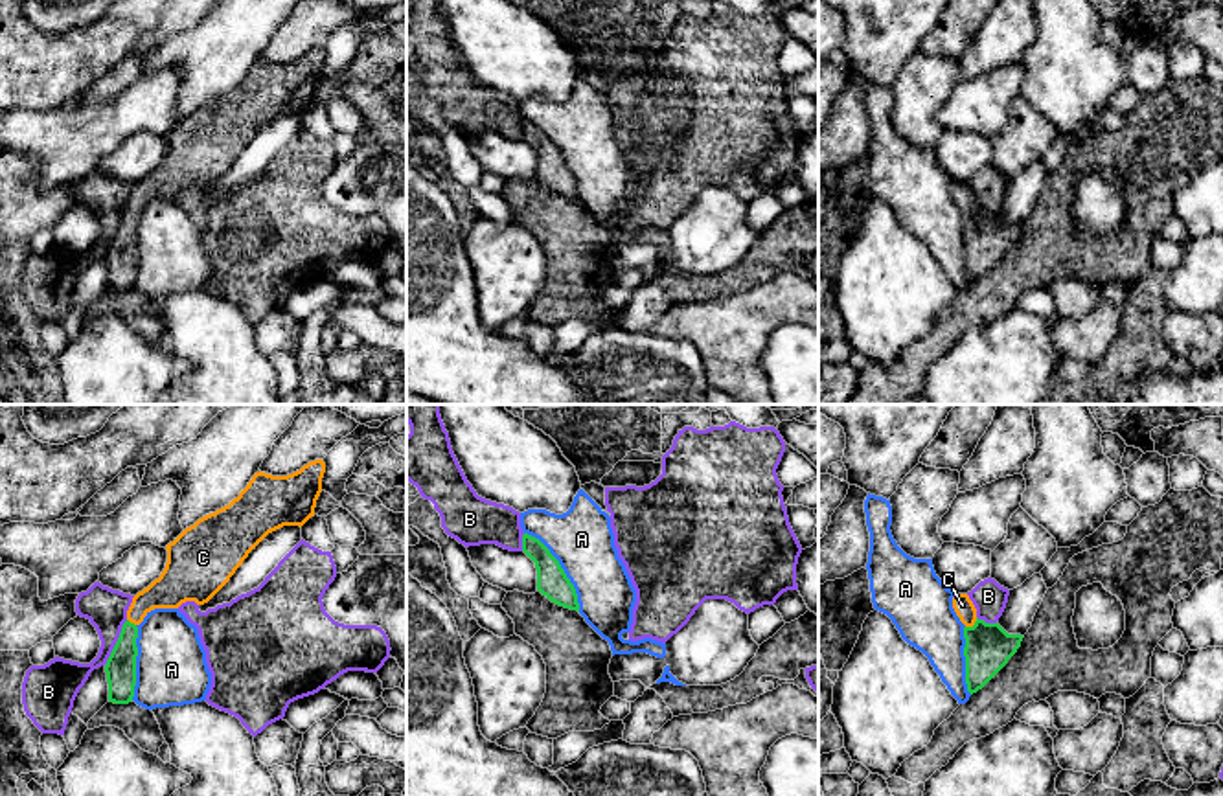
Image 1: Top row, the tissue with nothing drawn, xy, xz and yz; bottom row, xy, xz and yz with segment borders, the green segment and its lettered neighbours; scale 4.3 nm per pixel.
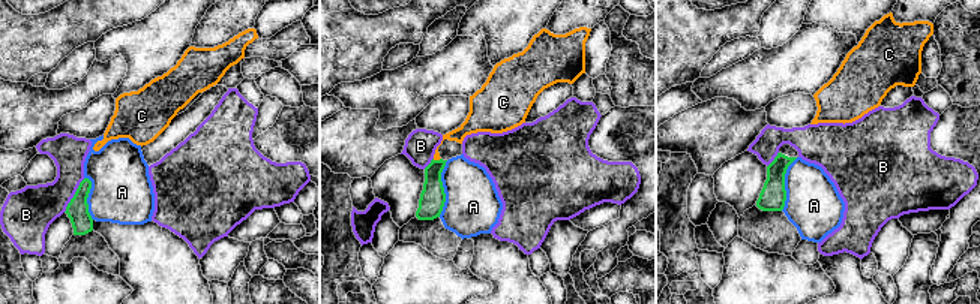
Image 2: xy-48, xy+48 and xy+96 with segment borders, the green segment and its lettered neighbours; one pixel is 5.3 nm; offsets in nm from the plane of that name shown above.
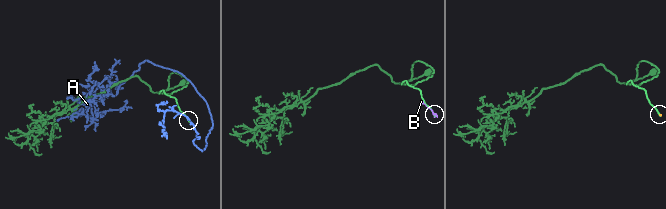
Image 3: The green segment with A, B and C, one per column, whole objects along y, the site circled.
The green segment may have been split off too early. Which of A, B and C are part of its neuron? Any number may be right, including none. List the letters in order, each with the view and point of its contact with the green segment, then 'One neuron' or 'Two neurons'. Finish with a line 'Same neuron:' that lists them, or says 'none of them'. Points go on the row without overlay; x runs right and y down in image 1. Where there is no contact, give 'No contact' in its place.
A: Touches green at xz (561, 157). Two neurons
B: Touches green at xy (116, 230). Two neurons
C: Touches green at yz (973, 214). One neuron
Same neuron: C

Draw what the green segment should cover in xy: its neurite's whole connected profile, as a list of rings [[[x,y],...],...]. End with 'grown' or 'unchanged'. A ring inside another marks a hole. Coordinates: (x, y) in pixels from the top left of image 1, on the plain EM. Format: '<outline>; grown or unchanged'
[[[324,48],[309,50],[287,64],[259,59],[237,86],[199,107],[166,134],[164,160],[132,186],[107,248],[109,290],[132,290],[136,226],[143,206],[154,197],[178,197],[186,189],[208,191],[269,121],[283,114],[302,116],[314,105],[324,61]]]; grown

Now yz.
[[[954,182],[953,197],[966,213],[966,272],[973,283],[1008,252],[1024,224],[1008,222],[999,211],[978,208],[977,197],[967,182]]]; grown

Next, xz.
[[[524,121],[522,140],[535,151],[537,178],[552,191],[579,200],[576,176],[550,138],[539,127]]]; unchanged

